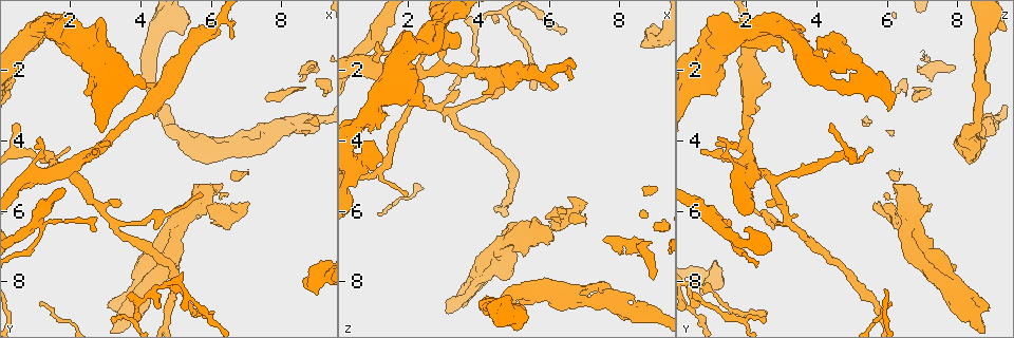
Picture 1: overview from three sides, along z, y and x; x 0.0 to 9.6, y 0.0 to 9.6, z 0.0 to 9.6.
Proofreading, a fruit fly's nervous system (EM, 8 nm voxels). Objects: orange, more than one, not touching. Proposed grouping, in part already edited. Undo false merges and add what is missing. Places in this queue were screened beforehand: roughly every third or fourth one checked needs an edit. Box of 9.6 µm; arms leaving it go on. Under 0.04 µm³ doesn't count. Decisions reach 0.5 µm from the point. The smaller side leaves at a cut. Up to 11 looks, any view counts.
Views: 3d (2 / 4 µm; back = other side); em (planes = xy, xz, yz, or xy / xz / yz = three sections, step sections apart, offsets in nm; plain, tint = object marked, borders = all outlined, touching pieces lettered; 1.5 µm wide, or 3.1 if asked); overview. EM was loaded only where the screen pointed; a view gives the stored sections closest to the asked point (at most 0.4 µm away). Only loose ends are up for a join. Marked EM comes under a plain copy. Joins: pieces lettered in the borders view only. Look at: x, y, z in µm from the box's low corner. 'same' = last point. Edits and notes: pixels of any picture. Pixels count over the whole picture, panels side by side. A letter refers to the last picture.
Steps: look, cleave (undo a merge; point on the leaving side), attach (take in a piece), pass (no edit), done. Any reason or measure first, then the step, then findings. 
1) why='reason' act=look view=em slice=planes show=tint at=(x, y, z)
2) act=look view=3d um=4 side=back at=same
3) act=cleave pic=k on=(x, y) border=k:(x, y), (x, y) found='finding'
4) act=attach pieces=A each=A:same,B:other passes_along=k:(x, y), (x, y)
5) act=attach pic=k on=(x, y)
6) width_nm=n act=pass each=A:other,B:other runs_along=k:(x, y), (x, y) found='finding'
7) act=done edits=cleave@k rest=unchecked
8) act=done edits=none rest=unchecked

why='branch stops here' act=look view=em slice=yz step=8 show=borders at=(2.45, 1.40, 3.00)

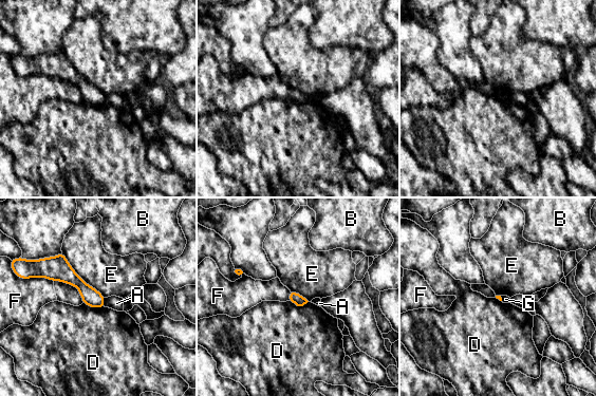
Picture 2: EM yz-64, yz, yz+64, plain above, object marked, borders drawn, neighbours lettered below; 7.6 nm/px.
why='cut it another way' act=look view=em slice=planes show=borders at=same

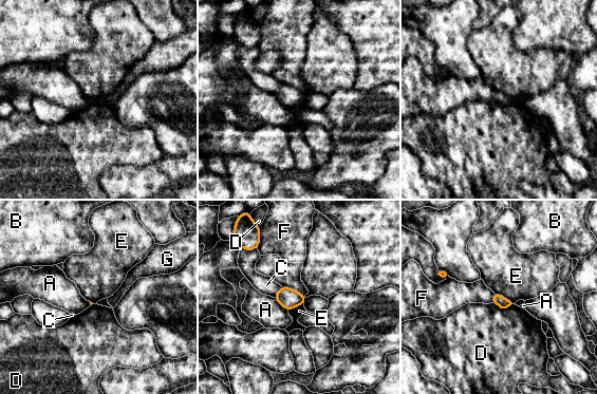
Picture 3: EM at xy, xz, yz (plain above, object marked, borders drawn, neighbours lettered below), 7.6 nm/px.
longest_contact=E:180nm act=pass each=A:other,B:other,C:other,D:other,E:other,F:other,G:other border=3:(492, 302), (501, 307), (511, 304) found='none of them fits'

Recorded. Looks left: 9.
why='an open end' act=look view=3d um=2 at=(0.70, 1.30, 4.80)

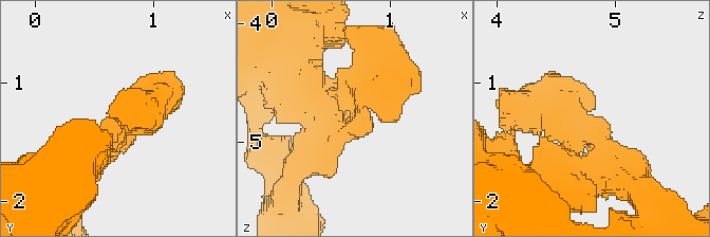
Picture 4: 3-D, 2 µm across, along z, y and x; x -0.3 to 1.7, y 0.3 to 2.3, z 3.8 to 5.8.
why='need the tissue' act=look view=em slice=planes show=borders at=(0.74, 1.26, 4.86)

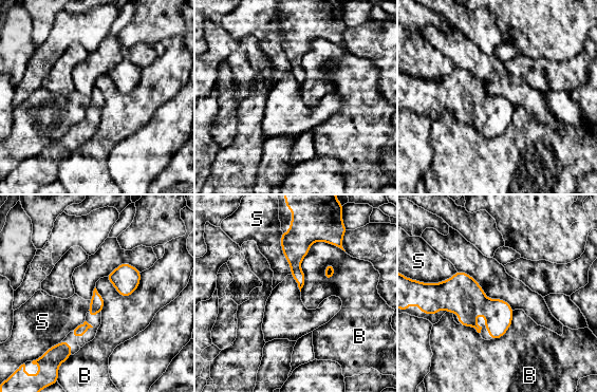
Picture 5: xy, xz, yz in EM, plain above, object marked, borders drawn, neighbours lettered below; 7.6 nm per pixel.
act=pass each=B:other,S:other found='none of them fits'

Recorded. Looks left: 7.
why='stops while still wide' act=look view=3d um=4 at=(4.10, 2.45, 2.65)

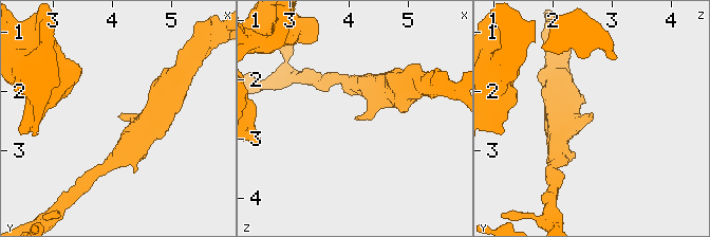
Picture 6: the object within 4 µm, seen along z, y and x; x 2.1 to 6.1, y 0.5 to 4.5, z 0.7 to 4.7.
act=look view=em slice=planes show=tint at=(4.10, 2.45, 2.70)

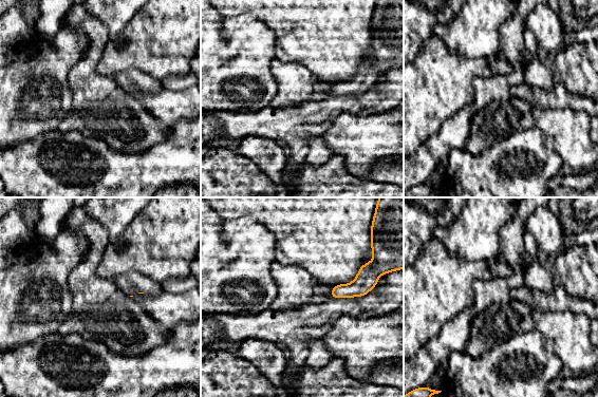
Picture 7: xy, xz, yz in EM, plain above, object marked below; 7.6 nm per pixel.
why='see the neighbours' act=look view=em slice=planes show=borders at=same

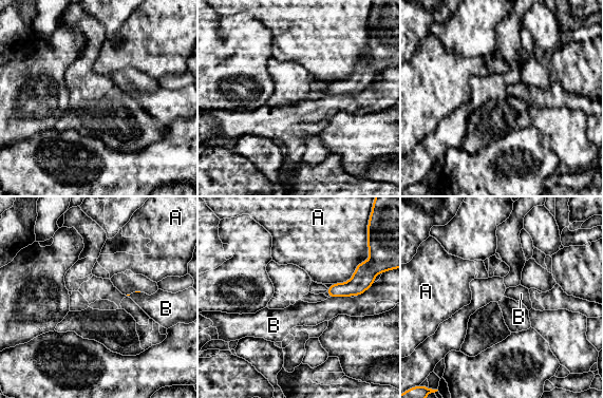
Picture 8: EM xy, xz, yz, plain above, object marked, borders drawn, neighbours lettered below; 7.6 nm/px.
longest_contact=A:460nm act=pass each=A:other,B:other found='no lettered piece goes on from it'

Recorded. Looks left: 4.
act=look view=3d um=2 at=(6.25, 0.90, 2.45)

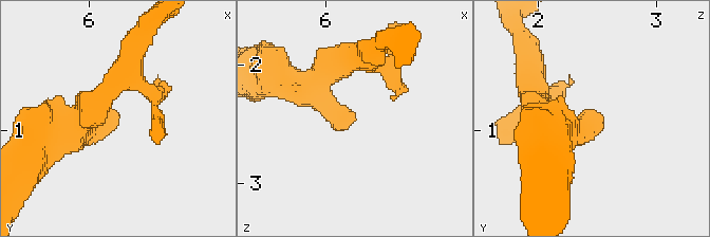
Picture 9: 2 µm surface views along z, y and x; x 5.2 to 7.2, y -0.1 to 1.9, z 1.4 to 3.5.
why='now the EM' act=look view=em slice=planes show=borders at=(6.20, 0.90, 2.52)

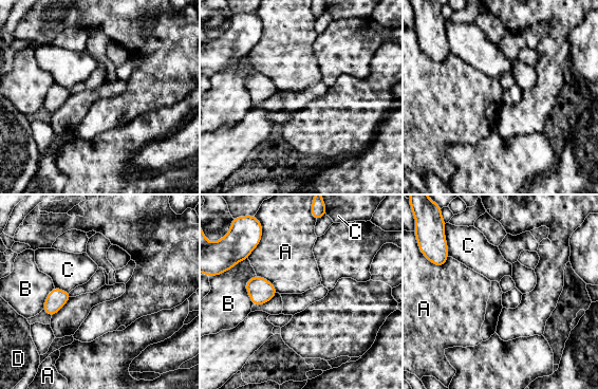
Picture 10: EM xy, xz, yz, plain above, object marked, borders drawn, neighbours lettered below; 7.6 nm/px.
act=pass each=A:other,B:other,C:other,D:other border=10:(55, 286), (69, 292) found='no lettered piece goes on from it'

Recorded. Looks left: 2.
act=done edits=none rest=unchecked

